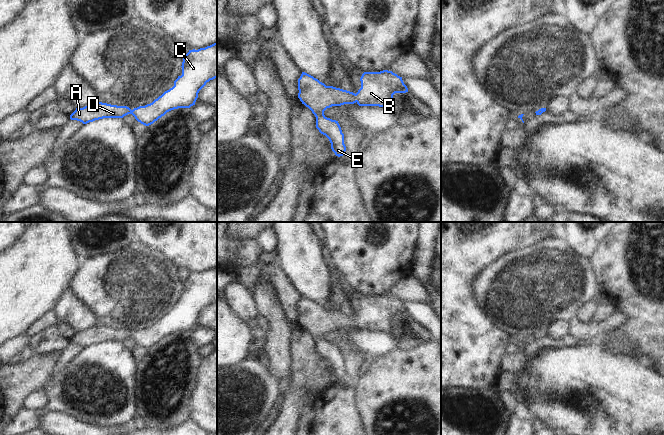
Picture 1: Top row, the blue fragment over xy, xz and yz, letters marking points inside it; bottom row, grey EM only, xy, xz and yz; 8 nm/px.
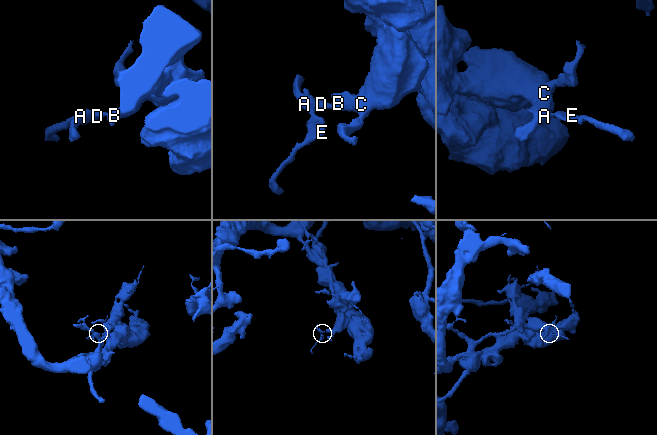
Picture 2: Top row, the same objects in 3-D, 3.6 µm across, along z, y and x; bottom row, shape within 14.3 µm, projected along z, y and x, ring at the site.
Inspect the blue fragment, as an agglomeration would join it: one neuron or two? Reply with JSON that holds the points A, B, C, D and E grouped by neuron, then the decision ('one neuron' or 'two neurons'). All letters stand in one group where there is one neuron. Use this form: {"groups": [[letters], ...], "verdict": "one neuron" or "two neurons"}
{"groups": [["A", "B", "C", "D", "E"]], "verdict": "one neuron"}

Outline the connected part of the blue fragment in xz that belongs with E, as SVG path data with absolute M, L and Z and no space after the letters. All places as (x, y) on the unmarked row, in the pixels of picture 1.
M383 294L380 296L364 296L360 302L361 312L355 318L353 316L336 312L333 310L326 310L313 300L302 296L298 303L298 322L306 331L308 331L316 341L316 352L319 356L325 359L330 367L331 373L336 380L343 380L346 375L344 368L344 358L341 351L336 344L327 342L324 335L332 330L341 330L344 328L357 327L359 330L379 330L383 332L393 332L393 319L395 317L408 316L407 310L404 308L402 301L393 297L392 295Z

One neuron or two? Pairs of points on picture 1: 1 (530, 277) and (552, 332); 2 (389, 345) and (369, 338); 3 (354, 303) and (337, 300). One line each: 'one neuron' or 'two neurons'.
1: two neurons
2: one neuron
3: one neuron

